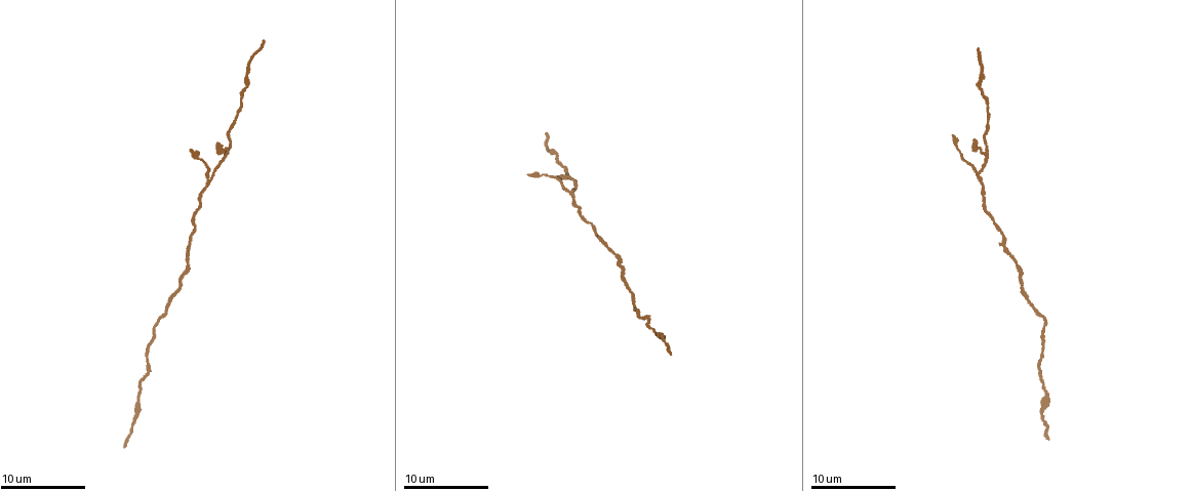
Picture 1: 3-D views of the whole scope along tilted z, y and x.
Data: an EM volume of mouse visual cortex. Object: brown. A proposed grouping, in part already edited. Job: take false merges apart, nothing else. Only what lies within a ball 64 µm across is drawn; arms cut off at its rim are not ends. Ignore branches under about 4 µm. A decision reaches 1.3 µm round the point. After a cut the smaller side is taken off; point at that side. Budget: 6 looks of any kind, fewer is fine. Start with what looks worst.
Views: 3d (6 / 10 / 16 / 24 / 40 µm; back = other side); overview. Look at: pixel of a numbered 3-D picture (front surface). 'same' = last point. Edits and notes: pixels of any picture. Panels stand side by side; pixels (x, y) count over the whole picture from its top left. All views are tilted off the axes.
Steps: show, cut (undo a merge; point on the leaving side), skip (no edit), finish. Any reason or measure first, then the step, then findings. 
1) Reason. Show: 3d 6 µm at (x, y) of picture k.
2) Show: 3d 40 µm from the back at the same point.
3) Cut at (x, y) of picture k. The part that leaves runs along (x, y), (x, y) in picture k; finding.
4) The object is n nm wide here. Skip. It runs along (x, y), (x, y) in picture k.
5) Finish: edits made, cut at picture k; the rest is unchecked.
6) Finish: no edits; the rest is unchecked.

Branch point. Show: 3d 10 µm at (979, 172) of picture 1.

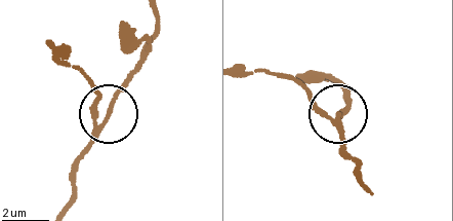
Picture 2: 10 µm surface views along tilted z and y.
Skip. It runs along (64, 211), (74, 193), (74, 166), (108, 115), (90, 83) in picture 2; one neuron here.

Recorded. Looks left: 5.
Thick turns thin. Show: 3d 6 µm at (984, 97) of picture 1.

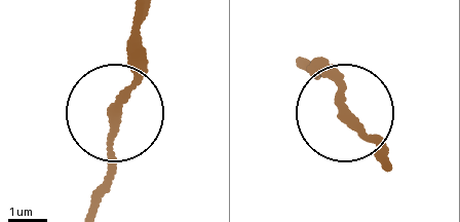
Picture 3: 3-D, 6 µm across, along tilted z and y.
Skip. It runs along (88, 202), (114, 156), (112, 103), (131, 78), (132, 34) in picture 3; one neuron here.

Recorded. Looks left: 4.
Thin neck. Show: 3d 6 µm at (1041, 349) of picture 1.

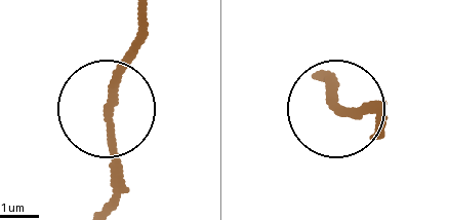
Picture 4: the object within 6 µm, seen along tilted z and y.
Other side. Show: 3d 6 µm from the back at (114, 106) of picture 4.

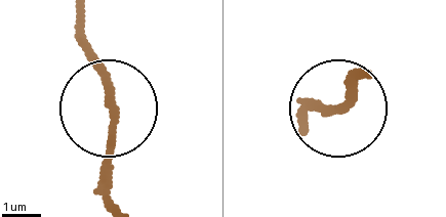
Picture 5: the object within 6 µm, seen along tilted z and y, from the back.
Skip. Continuous, no second neuron.

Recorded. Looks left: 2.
Finish: no edits; the rest is unchecked.

